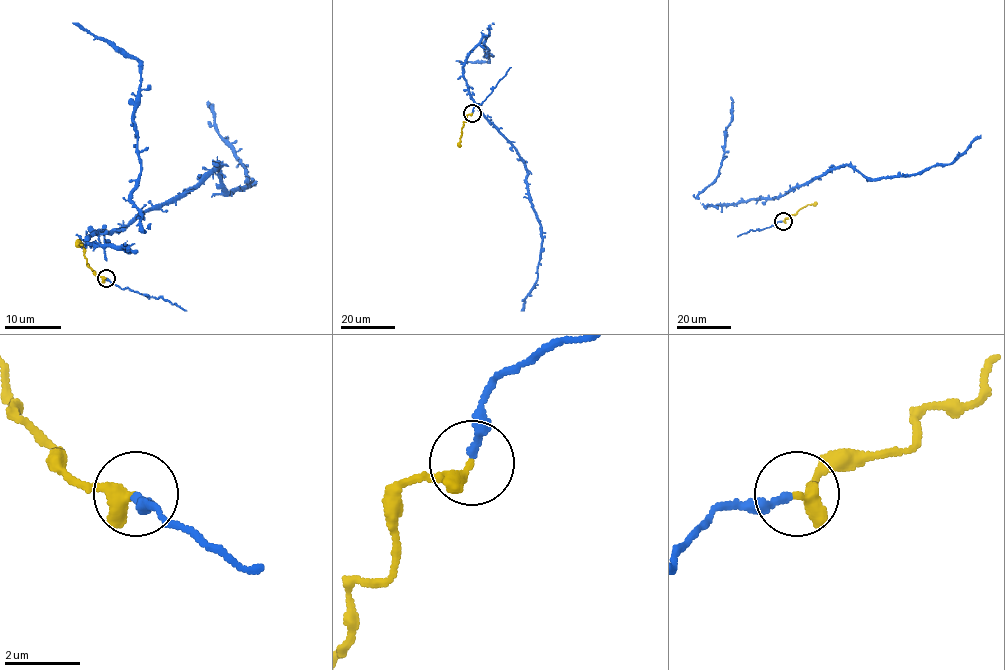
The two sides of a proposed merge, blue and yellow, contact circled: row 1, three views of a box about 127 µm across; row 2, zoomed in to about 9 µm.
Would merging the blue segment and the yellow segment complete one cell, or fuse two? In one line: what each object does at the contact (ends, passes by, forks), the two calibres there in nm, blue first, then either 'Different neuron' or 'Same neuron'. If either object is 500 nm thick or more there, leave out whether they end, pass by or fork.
At the ring blue ends. At the ring yellow ends. Thickness 240 nm (blue) against 400 nm. Same neuron

